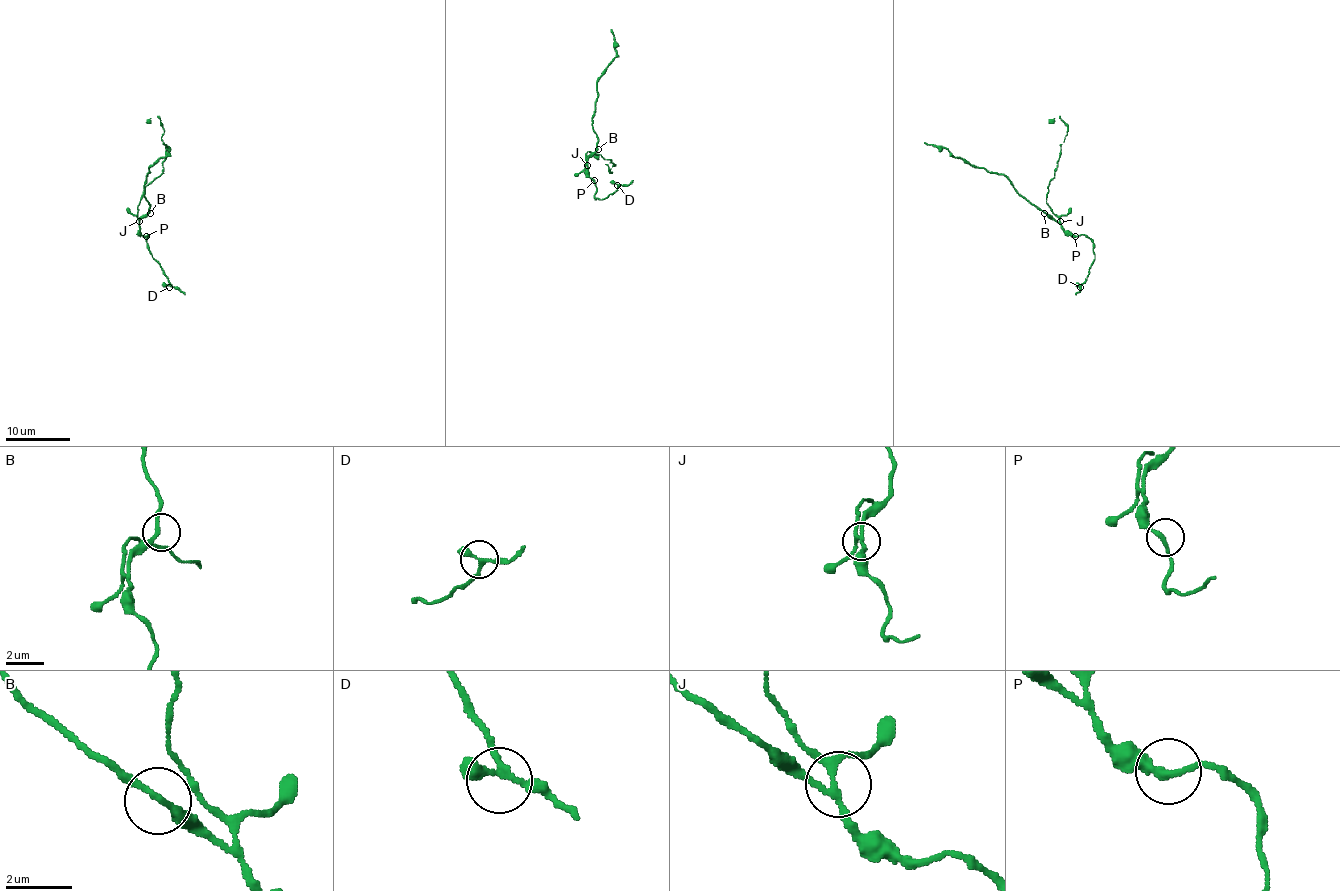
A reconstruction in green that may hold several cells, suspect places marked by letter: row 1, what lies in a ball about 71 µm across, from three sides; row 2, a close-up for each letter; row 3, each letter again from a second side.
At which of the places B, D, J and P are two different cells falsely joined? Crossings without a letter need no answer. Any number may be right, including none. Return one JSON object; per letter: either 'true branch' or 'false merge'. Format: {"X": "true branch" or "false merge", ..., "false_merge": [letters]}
{"B": "true branch", "D": "true branch", "J": "true branch", "P": "true branch", "false_merge": []}

